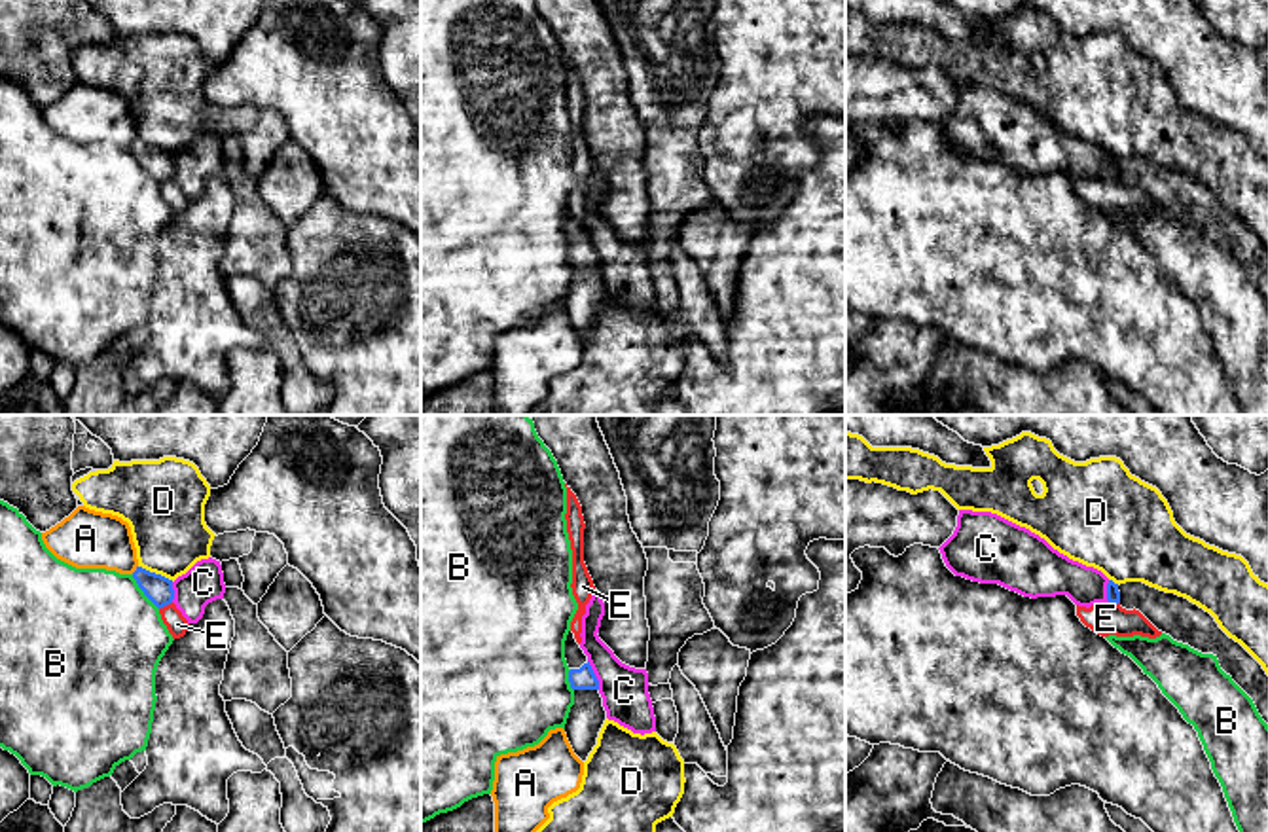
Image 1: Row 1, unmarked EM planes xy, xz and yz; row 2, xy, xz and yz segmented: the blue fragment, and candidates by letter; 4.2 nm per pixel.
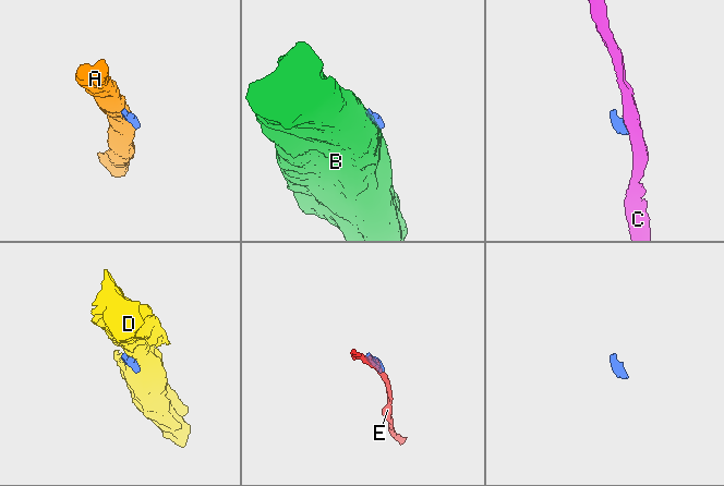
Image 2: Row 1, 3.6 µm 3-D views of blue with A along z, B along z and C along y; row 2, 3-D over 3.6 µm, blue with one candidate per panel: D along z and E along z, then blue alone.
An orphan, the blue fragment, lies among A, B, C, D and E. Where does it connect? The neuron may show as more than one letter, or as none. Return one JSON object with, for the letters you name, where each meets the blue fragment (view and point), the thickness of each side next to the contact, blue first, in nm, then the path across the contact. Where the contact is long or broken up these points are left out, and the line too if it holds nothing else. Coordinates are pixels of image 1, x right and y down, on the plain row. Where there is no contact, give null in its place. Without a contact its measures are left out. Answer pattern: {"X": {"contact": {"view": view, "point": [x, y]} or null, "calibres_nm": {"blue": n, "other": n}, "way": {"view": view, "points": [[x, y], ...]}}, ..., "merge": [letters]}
{"merge": []}

